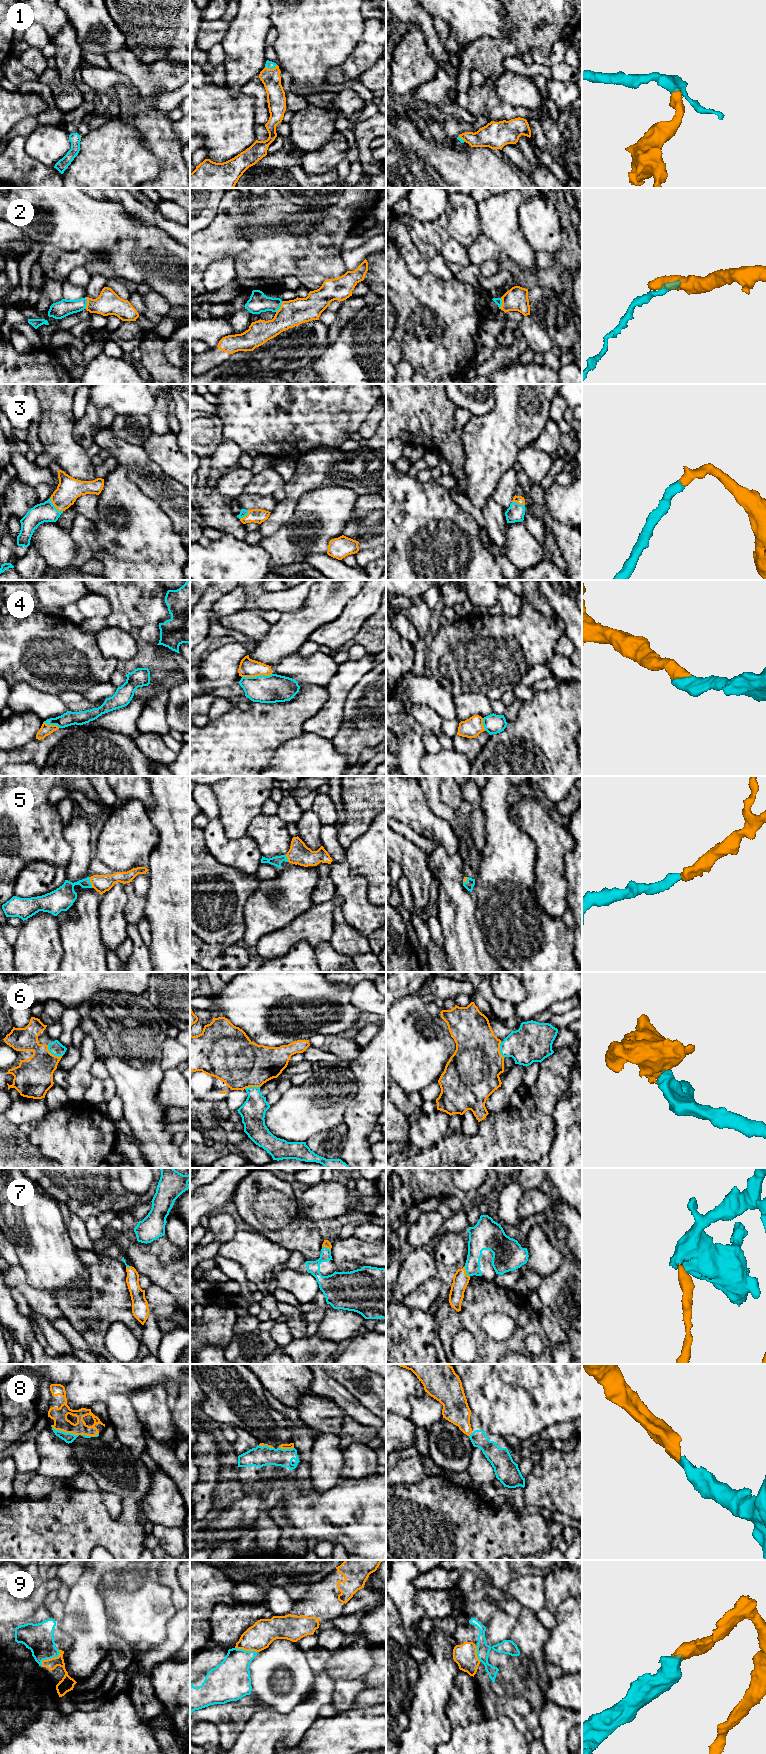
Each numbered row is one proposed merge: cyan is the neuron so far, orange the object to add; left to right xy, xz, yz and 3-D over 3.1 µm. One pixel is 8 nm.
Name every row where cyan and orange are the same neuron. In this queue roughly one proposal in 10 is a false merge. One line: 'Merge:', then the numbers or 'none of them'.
Merge: 1, 3, 4, 5, 6, 7, 8, 9

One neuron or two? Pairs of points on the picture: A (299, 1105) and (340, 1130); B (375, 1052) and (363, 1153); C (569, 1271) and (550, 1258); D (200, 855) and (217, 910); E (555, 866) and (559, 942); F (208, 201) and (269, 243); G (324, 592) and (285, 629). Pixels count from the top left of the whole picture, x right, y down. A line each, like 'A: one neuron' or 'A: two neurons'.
A: two neurons
B: one neuron
C: two neurons
D: one neuron
E: two neurons
F: two neurons
G: one neuron

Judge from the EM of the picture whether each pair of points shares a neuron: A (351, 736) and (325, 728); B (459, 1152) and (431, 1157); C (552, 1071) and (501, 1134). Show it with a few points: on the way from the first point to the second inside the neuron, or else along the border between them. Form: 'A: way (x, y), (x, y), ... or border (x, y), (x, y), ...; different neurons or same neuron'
A: border (340, 729), (337, 732); different neurons
B: way (452, 1152), (441, 1152), (438, 1154); same neuron
C: way (549, 1087), (517, 1121); same neuron

